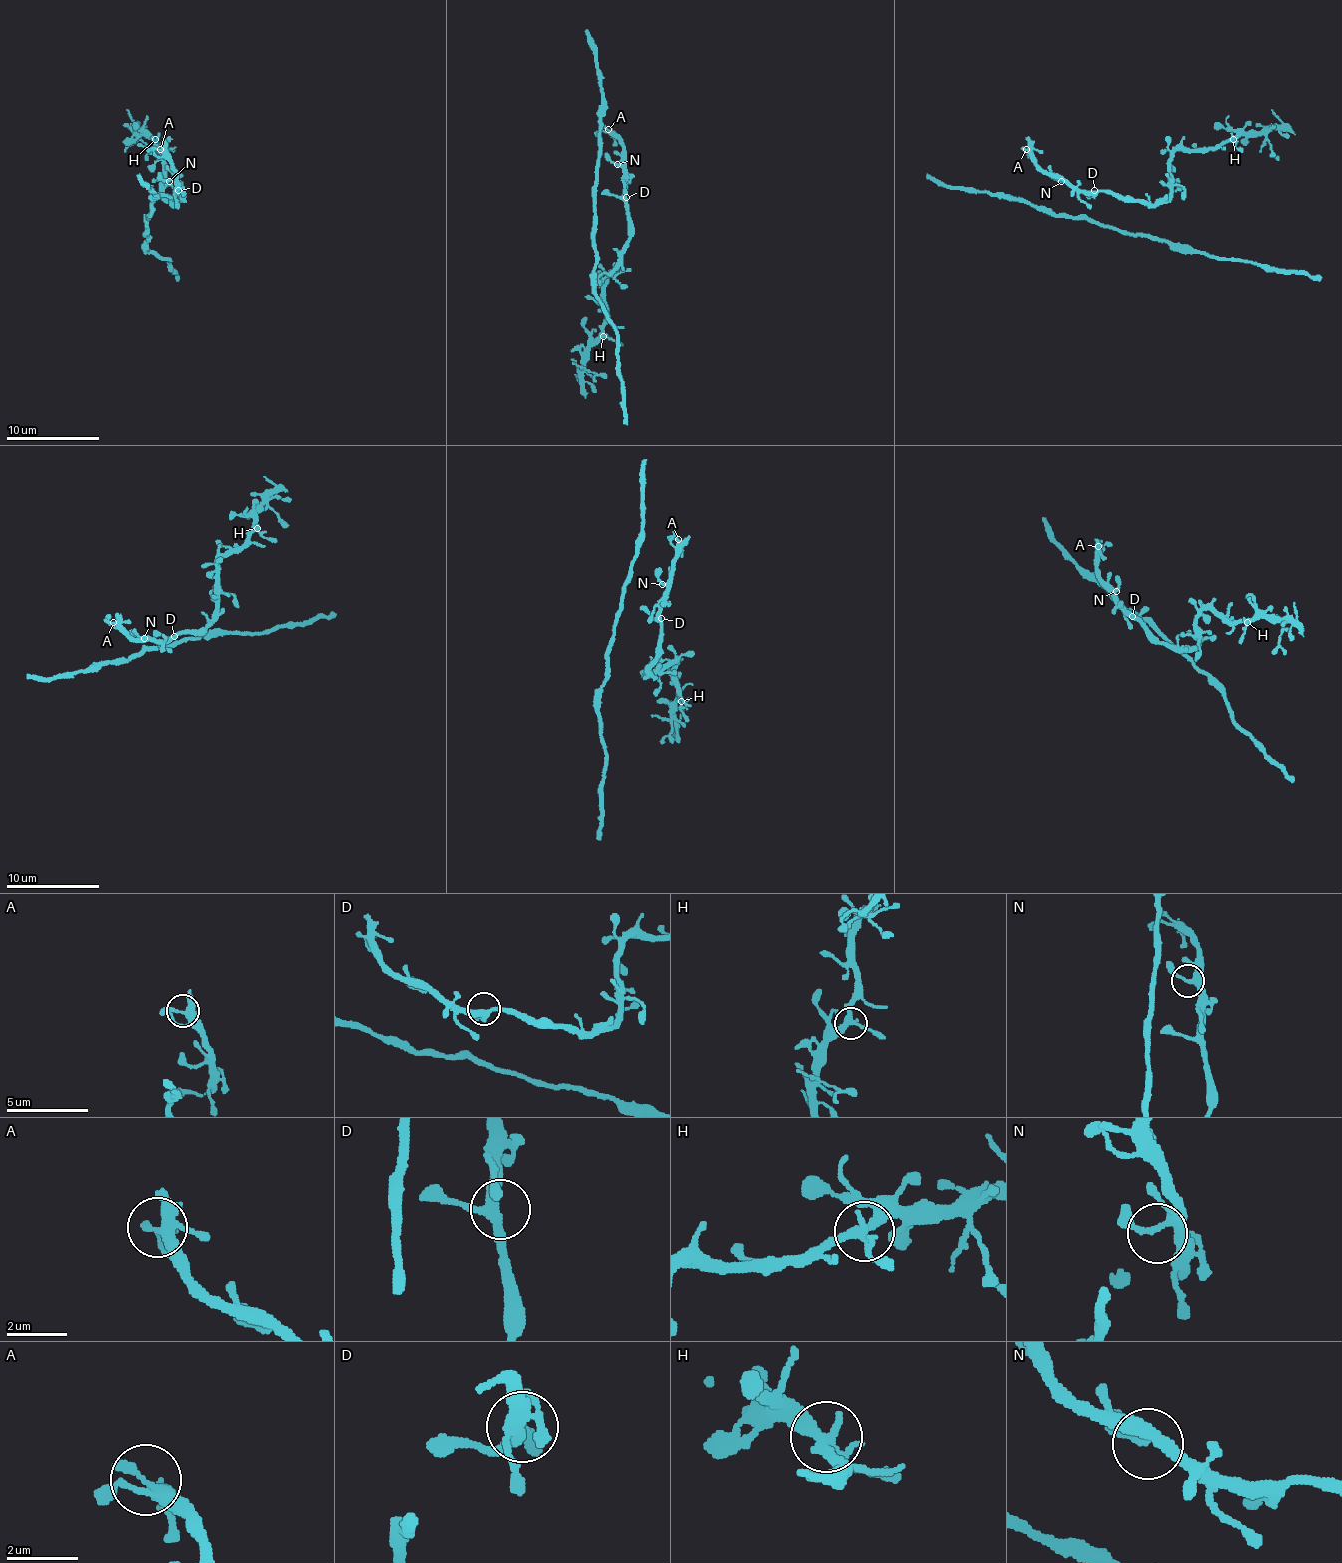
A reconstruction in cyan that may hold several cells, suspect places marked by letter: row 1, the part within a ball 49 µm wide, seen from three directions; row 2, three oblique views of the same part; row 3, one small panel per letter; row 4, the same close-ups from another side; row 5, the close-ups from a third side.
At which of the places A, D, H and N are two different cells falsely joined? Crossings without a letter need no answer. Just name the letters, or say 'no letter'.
no letter

